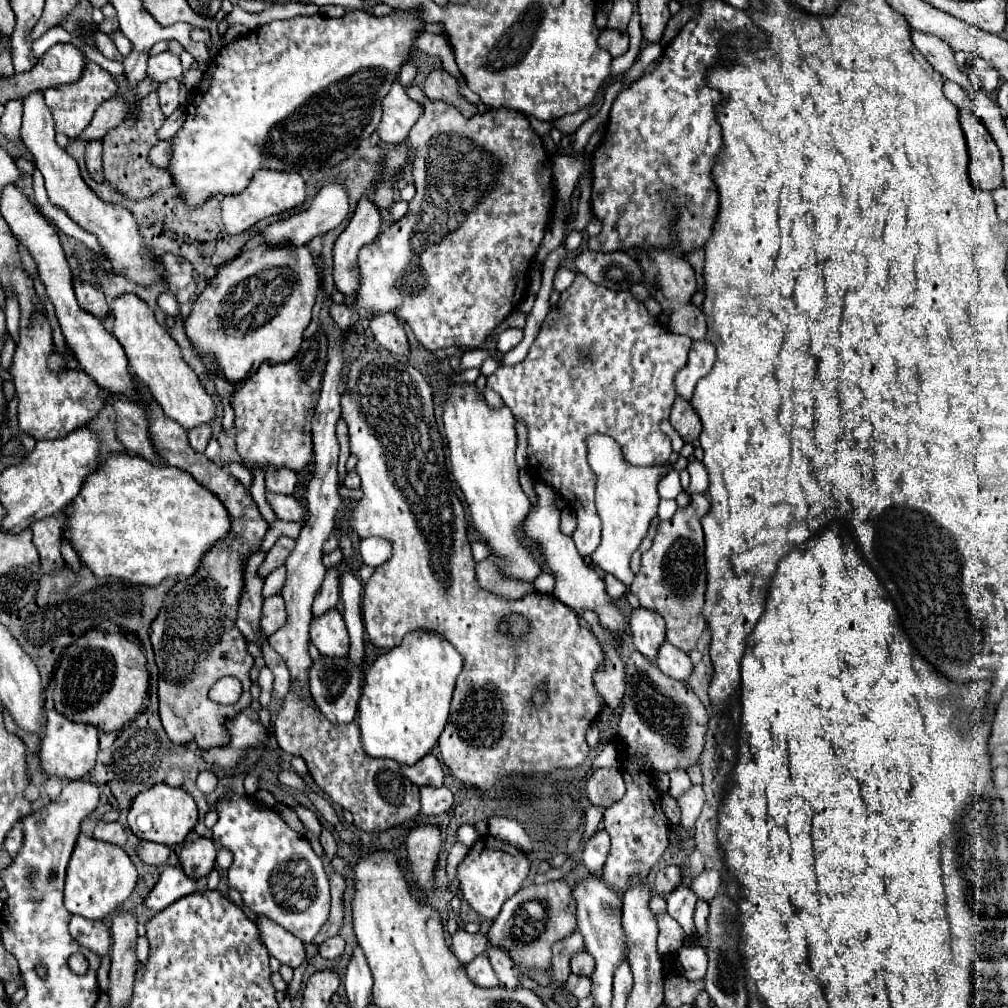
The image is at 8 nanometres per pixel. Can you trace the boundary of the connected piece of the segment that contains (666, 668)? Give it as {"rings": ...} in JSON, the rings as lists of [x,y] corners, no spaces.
{"rings":[[[664,641],[658,649],[658,655],[656,655],[656,665],[670,677],[678,679],[678,681],[686,681],[692,673],[692,661],[690,657],[676,649],[672,643]]]}

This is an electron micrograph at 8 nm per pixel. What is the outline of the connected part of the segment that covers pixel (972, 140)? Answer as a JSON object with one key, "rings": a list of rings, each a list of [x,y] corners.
{"rings":[[[962,109],[960,111],[962,131],[968,141],[970,151],[970,181],[980,191],[992,191],[1002,185],[1002,159],[1000,149],[996,147],[988,129],[980,123],[980,119]]]}

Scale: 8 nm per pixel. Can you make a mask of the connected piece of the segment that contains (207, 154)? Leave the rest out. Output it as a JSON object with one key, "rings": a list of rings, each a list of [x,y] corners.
{"rings":[[[400,9],[392,11],[386,17],[376,17],[368,11],[346,11],[338,19],[330,19],[326,15],[312,15],[312,17],[298,15],[292,19],[266,23],[266,25],[250,31],[248,35],[242,35],[240,39],[236,39],[236,43],[224,45],[218,51],[218,55],[214,57],[214,61],[210,63],[208,71],[204,73],[202,83],[190,93],[188,105],[186,105],[186,123],[176,133],[174,153],[172,153],[168,169],[174,175],[174,183],[182,189],[182,197],[188,201],[188,205],[200,205],[208,197],[214,197],[214,195],[232,195],[232,193],[244,191],[248,187],[248,183],[252,181],[252,175],[258,169],[302,173],[302,171],[332,167],[332,165],[340,163],[342,159],[346,159],[360,145],[360,141],[368,139],[378,129],[380,119],[382,119],[382,99],[388,95],[390,87],[396,83],[402,65],[410,59],[414,41],[424,33],[424,25],[426,25],[426,21],[420,15],[420,11],[400,11]]]}

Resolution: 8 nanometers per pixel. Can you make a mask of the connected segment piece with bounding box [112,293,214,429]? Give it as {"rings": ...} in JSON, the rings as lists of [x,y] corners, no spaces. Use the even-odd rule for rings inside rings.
{"rings":[[[124,293],[112,299],[112,319],[112,333],[122,343],[132,373],[152,393],[162,411],[186,429],[210,423],[214,419],[214,401],[206,393],[194,369],[184,361],[178,343],[156,323],[154,311],[138,295]]]}

